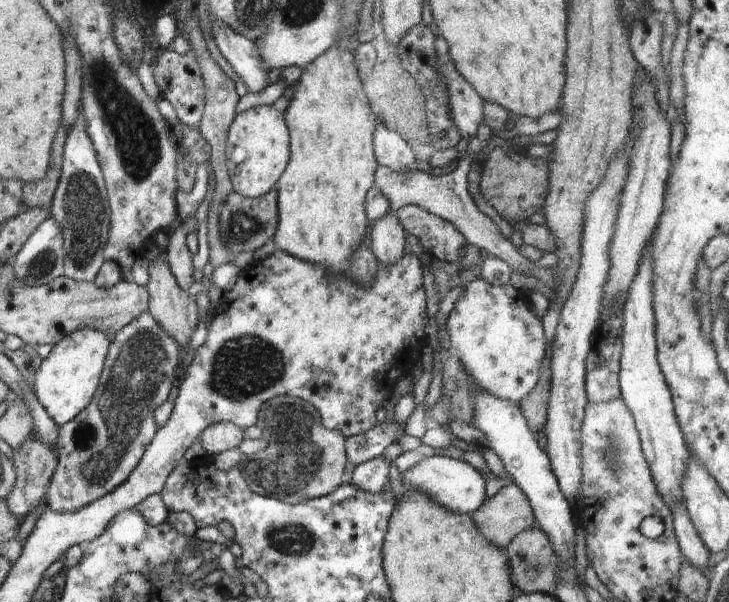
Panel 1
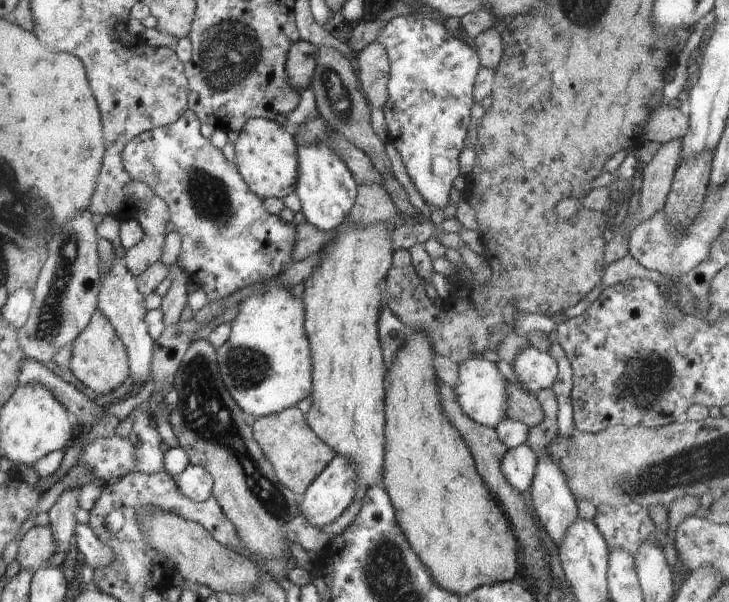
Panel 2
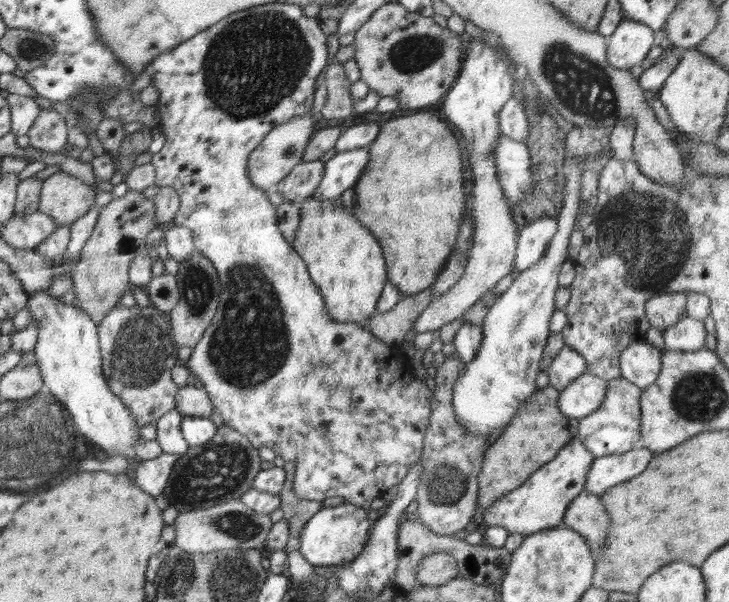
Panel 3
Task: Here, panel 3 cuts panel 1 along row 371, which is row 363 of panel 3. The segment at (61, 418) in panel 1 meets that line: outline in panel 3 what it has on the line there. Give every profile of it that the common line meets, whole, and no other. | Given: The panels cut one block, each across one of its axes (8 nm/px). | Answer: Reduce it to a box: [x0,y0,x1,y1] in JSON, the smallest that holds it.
[27,290,163,460]

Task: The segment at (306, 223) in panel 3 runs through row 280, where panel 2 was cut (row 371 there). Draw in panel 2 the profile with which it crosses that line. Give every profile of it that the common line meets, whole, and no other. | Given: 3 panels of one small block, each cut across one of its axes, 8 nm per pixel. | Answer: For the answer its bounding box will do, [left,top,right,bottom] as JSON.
[303,221,394,488]

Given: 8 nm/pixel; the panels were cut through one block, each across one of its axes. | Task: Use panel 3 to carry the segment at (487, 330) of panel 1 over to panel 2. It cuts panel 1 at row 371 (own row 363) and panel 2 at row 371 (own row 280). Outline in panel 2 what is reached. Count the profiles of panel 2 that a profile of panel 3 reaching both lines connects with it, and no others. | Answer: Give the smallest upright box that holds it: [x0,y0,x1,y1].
[512,345,558,394]

